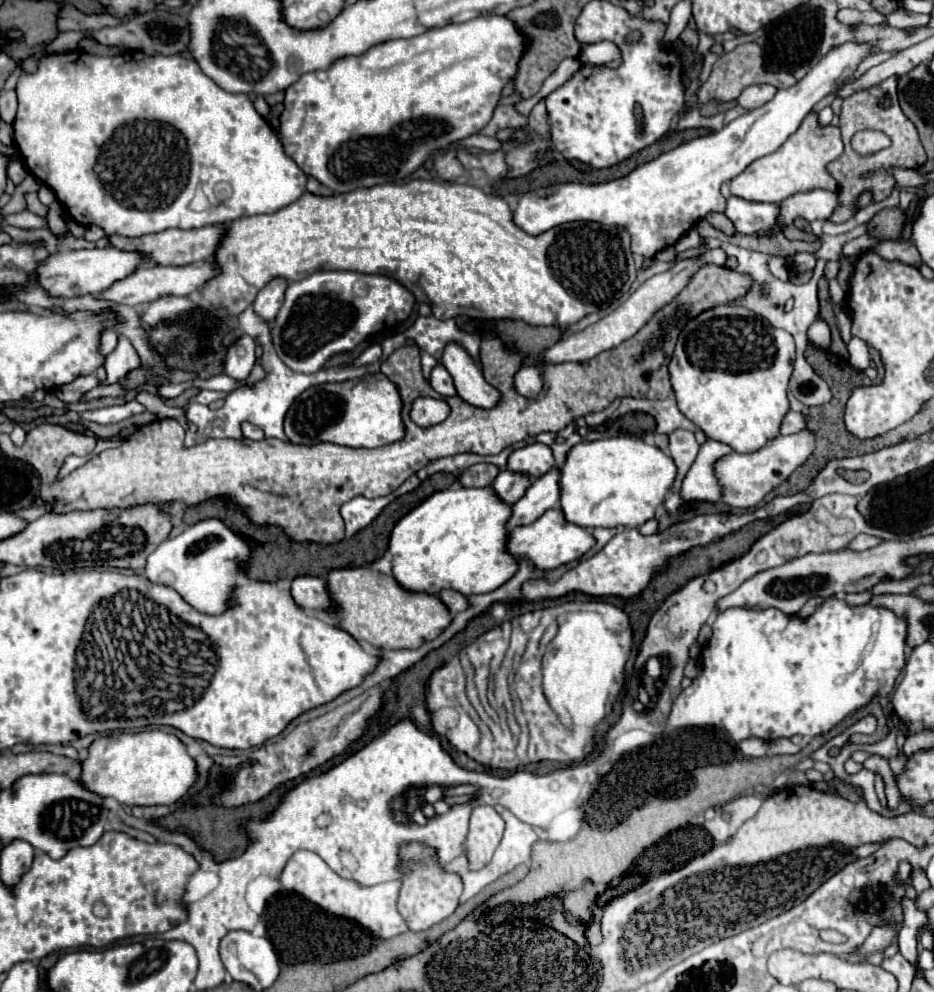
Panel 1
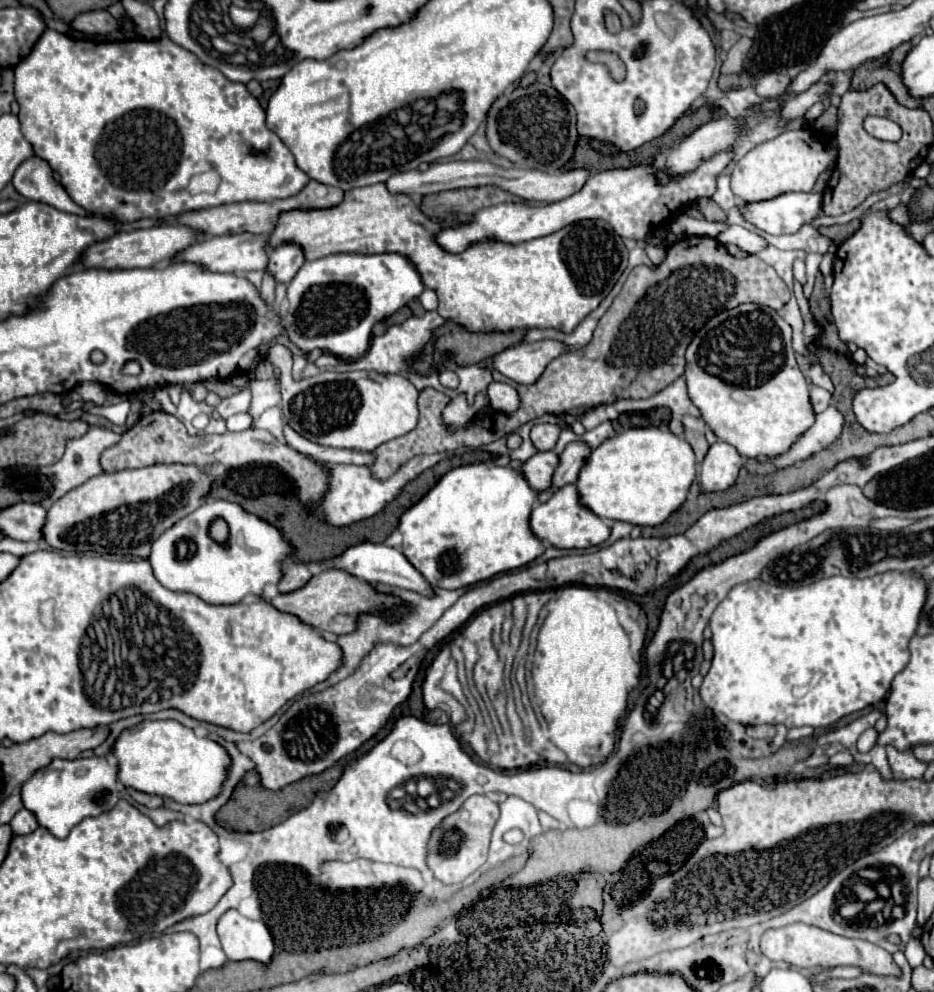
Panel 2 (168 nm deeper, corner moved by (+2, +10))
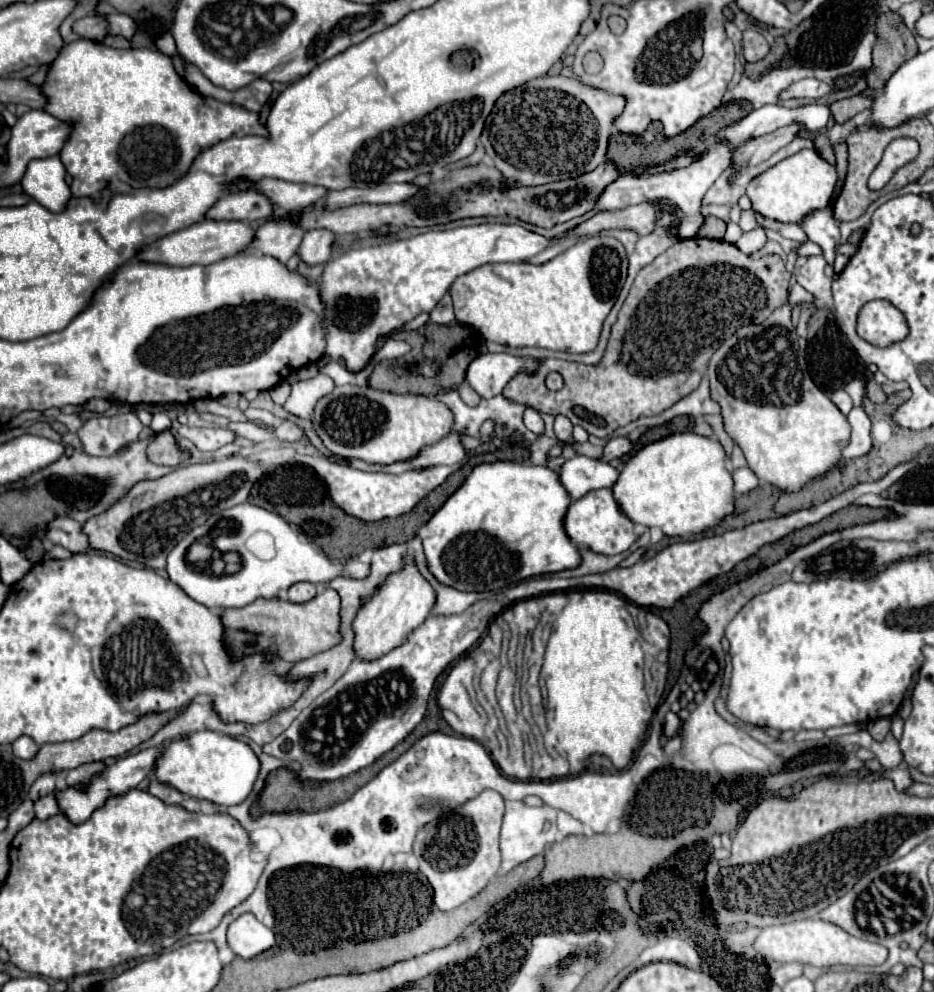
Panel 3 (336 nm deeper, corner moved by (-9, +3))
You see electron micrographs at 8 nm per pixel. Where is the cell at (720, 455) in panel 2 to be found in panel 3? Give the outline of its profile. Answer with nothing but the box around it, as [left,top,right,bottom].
[732,469,758,493]

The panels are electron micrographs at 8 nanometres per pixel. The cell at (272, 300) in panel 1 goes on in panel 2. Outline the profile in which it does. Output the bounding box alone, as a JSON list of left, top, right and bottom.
[267,244,305,284]

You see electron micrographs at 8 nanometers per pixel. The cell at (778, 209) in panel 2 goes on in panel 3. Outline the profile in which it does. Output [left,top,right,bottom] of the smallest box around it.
[800,207,840,265]

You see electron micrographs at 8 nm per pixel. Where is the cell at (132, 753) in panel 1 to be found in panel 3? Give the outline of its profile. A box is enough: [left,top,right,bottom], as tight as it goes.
[154,731,260,807]

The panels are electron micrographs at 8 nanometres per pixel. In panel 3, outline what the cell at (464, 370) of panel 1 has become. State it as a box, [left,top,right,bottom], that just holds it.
[524,407,544,435]

